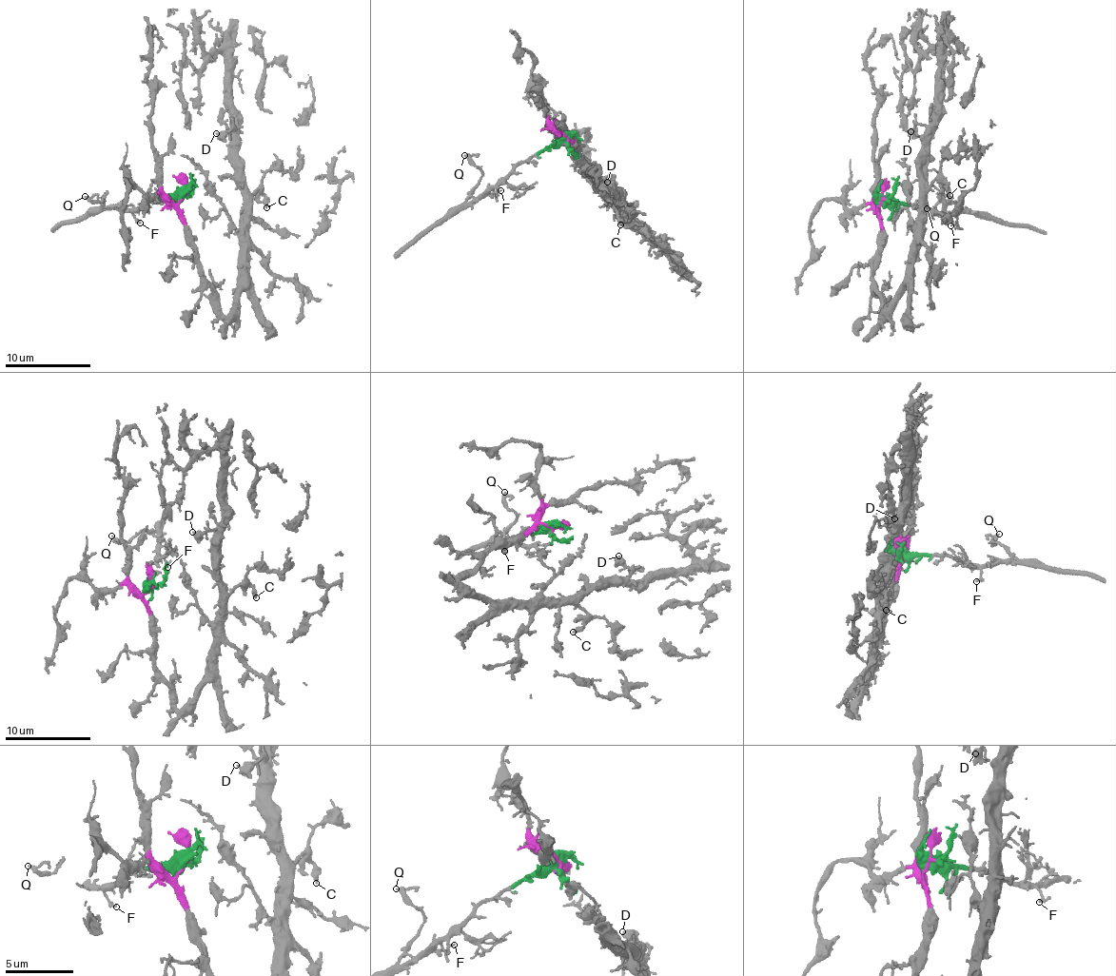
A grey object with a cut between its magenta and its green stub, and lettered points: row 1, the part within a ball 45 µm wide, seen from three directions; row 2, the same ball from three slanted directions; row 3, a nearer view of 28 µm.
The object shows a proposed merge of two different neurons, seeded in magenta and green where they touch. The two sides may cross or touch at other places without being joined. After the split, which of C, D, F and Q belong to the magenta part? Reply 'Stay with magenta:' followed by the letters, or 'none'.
Stay with magenta: C, D

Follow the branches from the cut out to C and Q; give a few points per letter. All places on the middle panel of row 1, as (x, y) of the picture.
C: (566, 139), (555, 131), (561, 129), (557, 125), (577, 147), (586, 170), (622, 209), (619, 224)
Q: (566, 139), (556, 139), (527, 157), (507, 176), (476, 197), (471, 189), (481, 172), (463, 156)

